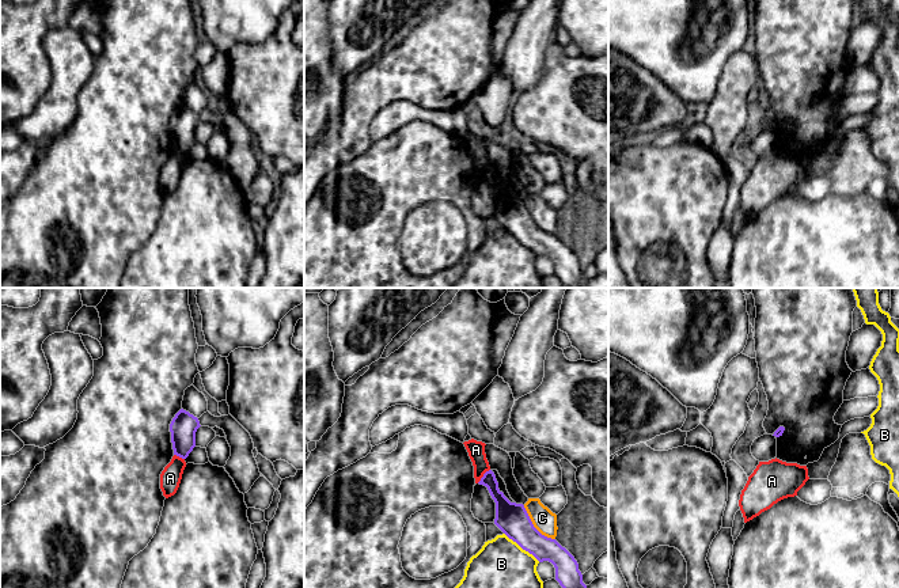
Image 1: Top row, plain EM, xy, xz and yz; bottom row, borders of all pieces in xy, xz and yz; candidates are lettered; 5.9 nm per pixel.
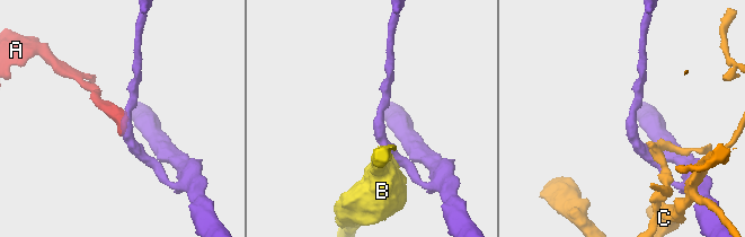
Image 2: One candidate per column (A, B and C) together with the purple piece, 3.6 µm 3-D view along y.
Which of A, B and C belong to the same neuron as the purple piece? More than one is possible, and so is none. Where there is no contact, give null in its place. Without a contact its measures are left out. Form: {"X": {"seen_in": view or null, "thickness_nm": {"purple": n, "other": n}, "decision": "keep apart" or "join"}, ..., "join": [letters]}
{"A": {"seen_in": "xz", "thickness_nm": {"purple": 130, "other": 100}, "decision": "keep apart"}, "B": {"seen_in": "xz", "thickness_nm": {"purple": 190, "other": 300}, "decision": "keep apart"}, "C": {"seen_in": "xz", "thickness_nm": {"purple": 190, "other": 140}, "decision": "keep apart"}, "join": []}

